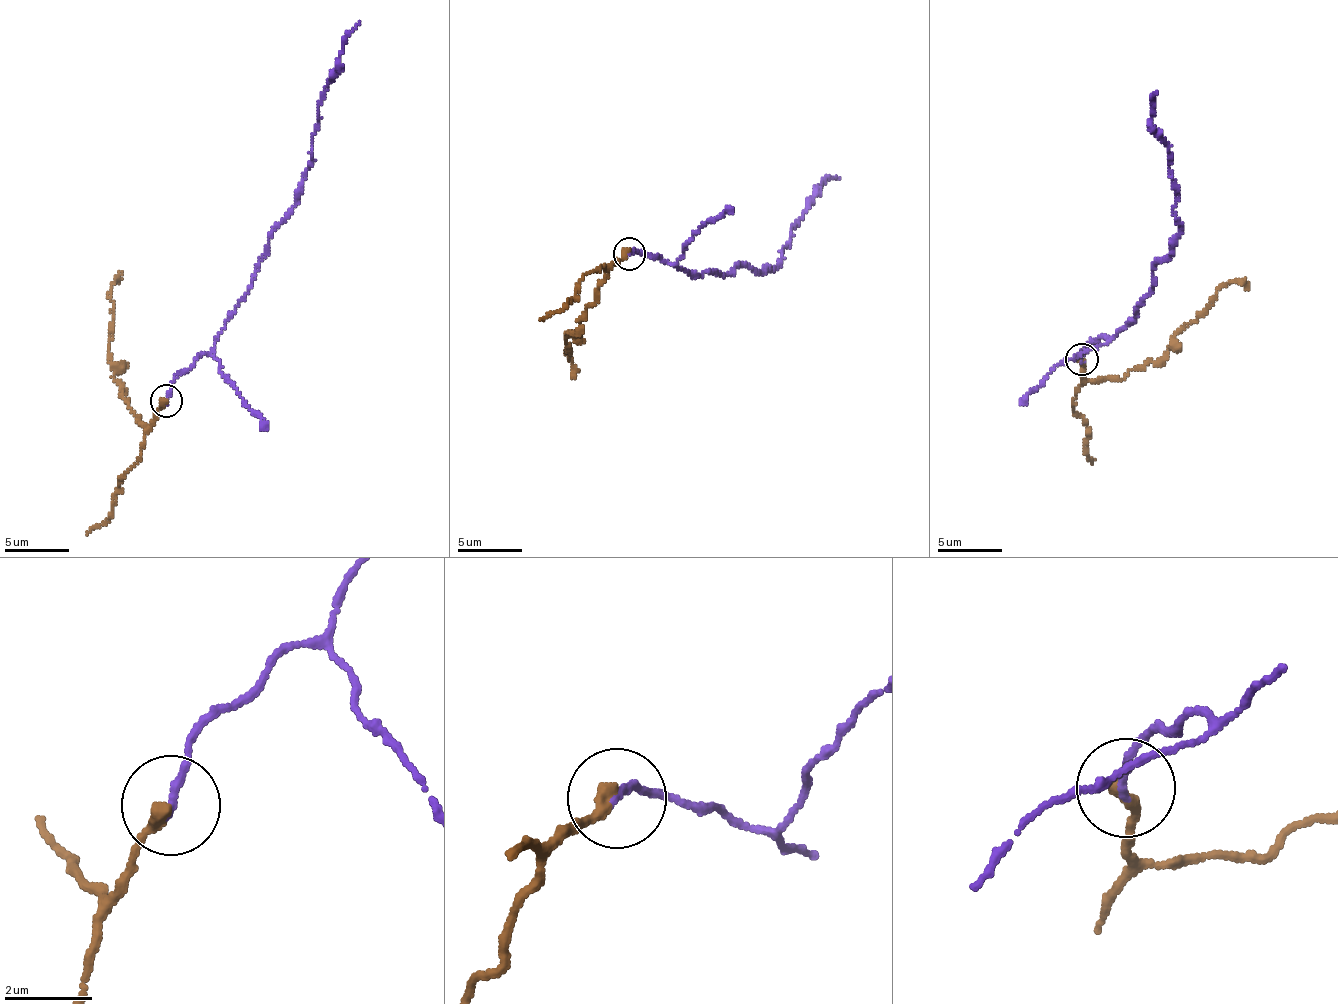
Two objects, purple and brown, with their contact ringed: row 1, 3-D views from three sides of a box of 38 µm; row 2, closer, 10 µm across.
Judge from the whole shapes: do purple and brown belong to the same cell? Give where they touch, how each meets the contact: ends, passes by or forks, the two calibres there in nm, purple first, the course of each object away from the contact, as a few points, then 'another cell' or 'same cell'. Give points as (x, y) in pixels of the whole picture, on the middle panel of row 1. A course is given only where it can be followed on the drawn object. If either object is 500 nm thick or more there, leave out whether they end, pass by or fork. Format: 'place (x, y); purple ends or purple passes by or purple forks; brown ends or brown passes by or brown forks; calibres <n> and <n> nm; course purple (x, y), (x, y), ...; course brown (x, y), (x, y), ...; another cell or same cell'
place (629, 254); purple ends; brown ends; calibres 180 and 300 nm; course purple (629, 253), (698, 275), (727, 275), (738, 262), (762, 273), (777, 265), (822, 178), (839, 177); course brown (629, 253), (608, 272), (580, 329), (565, 335), (575, 378); same cell

